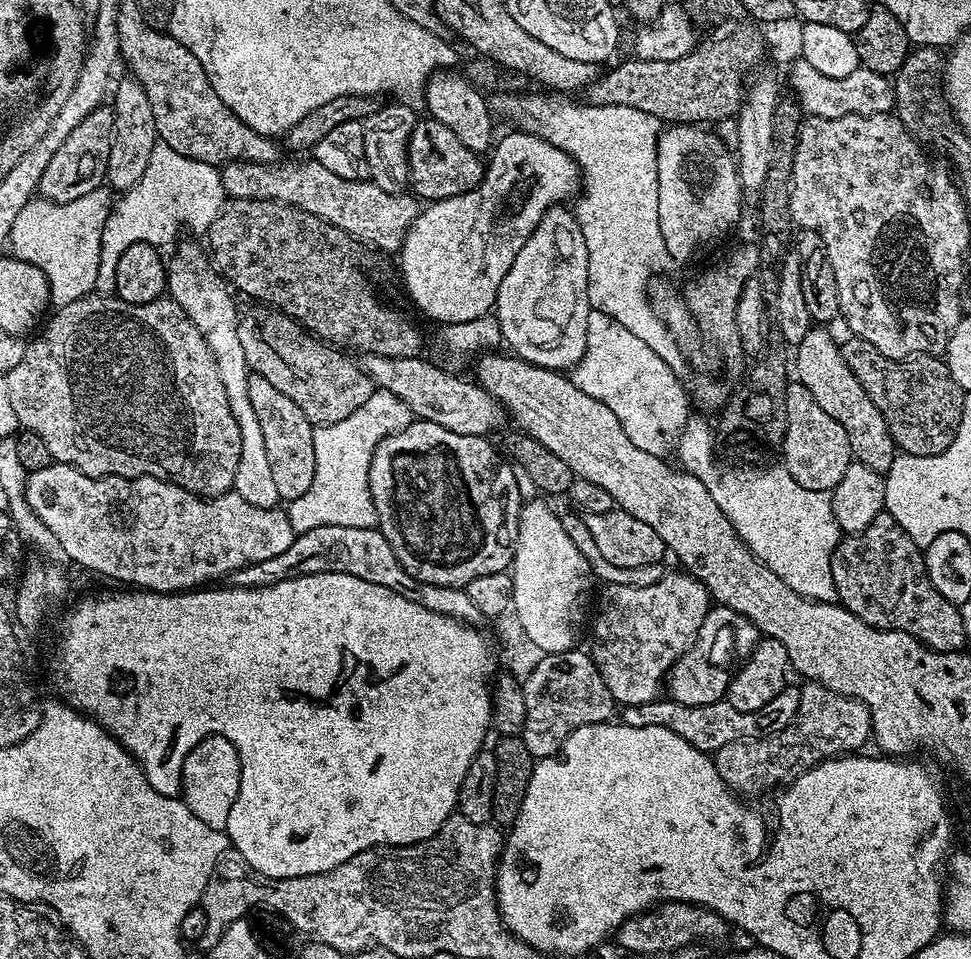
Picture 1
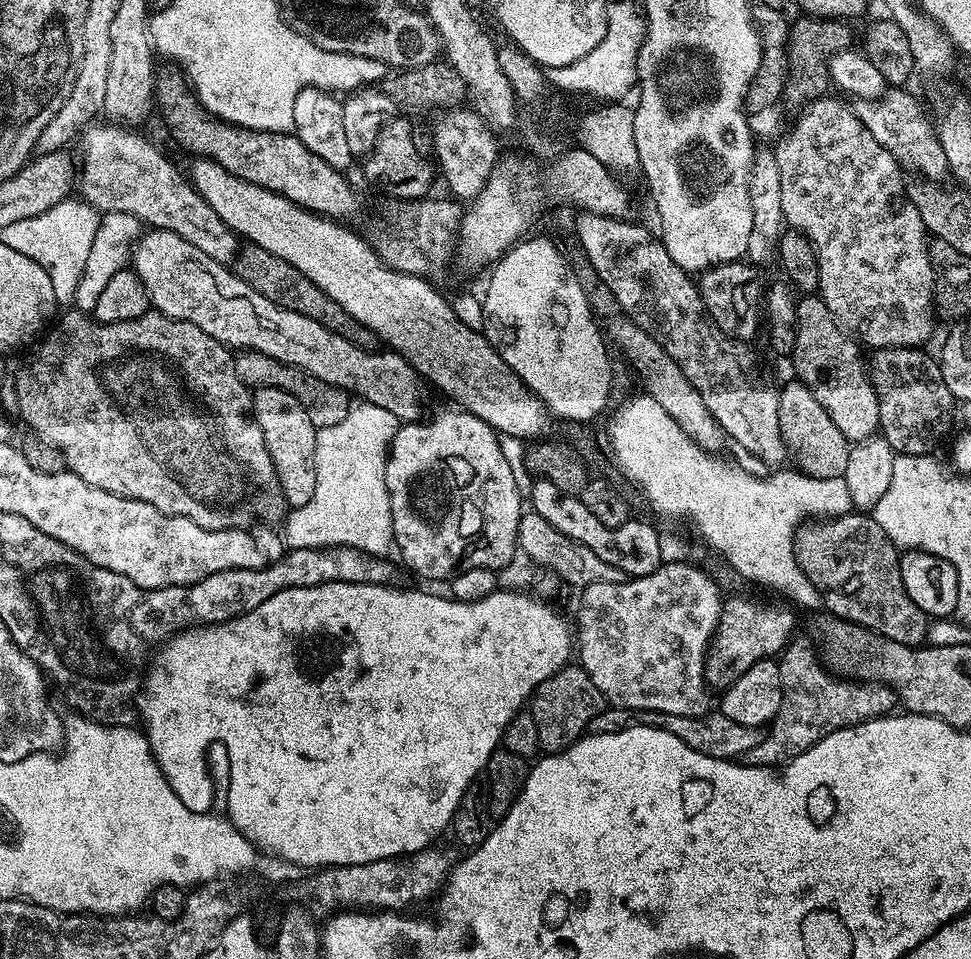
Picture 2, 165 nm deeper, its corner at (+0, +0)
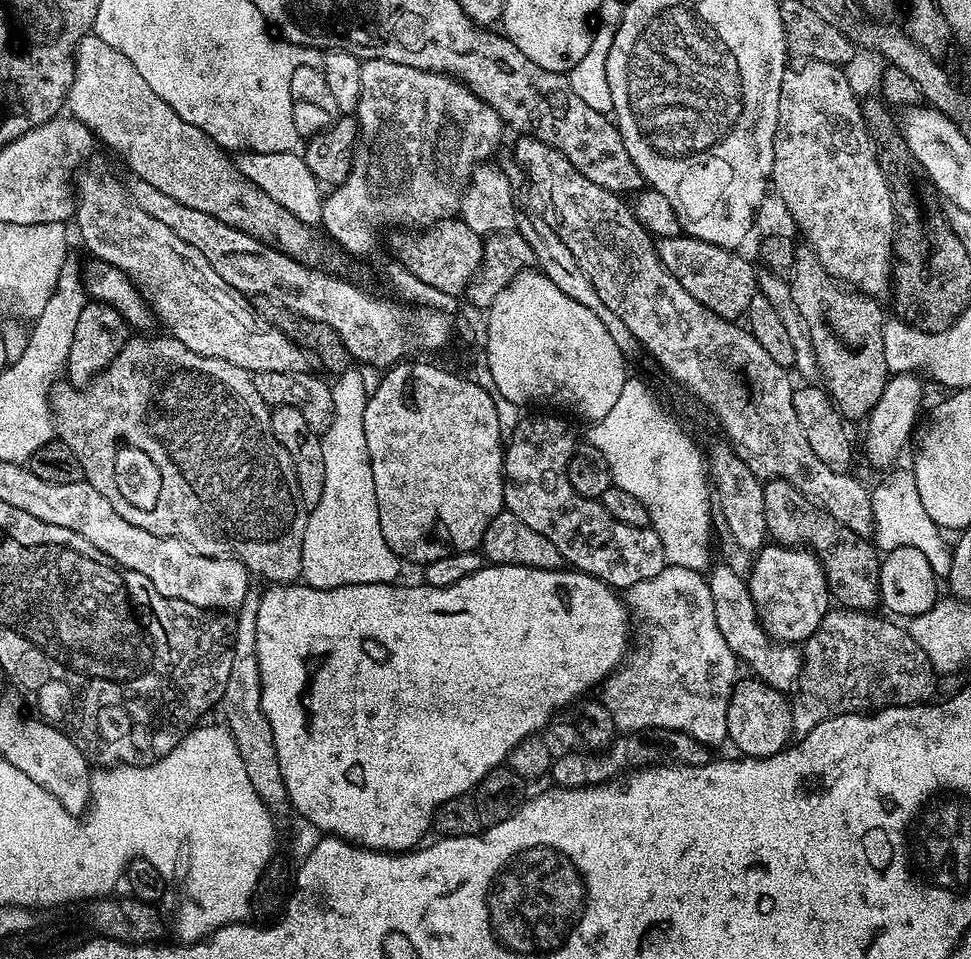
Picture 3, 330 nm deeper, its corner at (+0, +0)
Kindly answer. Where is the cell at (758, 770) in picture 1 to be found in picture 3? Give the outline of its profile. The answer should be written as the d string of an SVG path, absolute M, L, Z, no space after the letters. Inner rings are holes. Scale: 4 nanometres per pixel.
M843 606L833 607L822 618L818 630L811 638L803 641L802 659L796 684L796 697L791 697L792 731L797 737L806 735L814 726L835 716L851 712L861 714L881 708L909 708L912 704L931 701L936 692L938 673L930 658L922 654L922 646L903 627L891 619L879 620L868 610L849 610Z

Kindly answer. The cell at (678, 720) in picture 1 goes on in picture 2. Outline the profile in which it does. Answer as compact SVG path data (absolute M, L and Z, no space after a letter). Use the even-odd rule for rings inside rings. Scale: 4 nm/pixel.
M606 706L594 718L590 718L588 732L591 735L610 734L618 730L626 730L630 726L641 724L642 726L654 726L664 728L670 734L682 738L686 746L698 750L715 760L731 760L743 757L750 749L759 742L762 735L759 728L747 728L738 722L730 722L730 718L719 714L709 714L702 716L683 716L682 714L666 714L660 712L636 712L633 708L613 708Z

